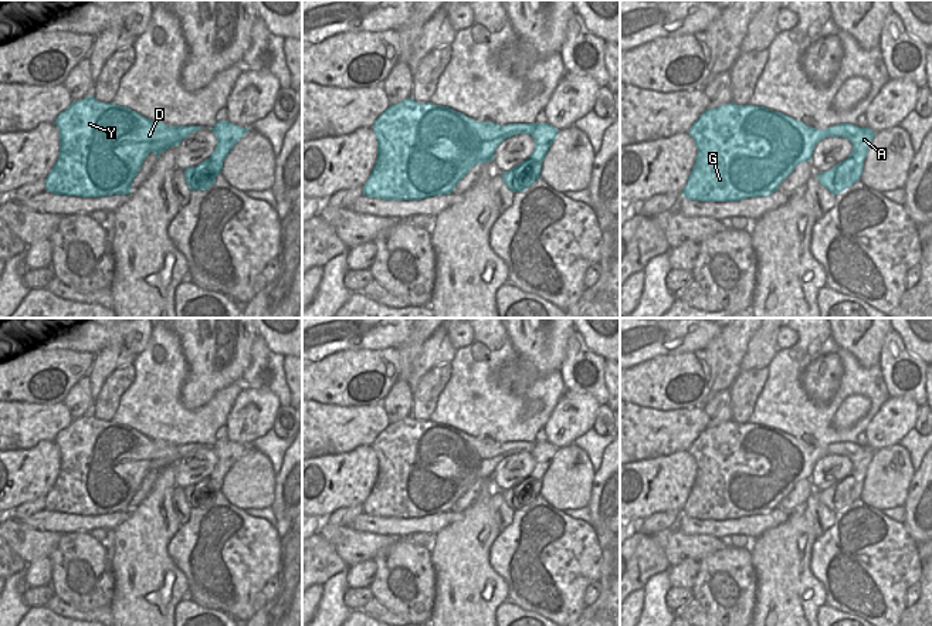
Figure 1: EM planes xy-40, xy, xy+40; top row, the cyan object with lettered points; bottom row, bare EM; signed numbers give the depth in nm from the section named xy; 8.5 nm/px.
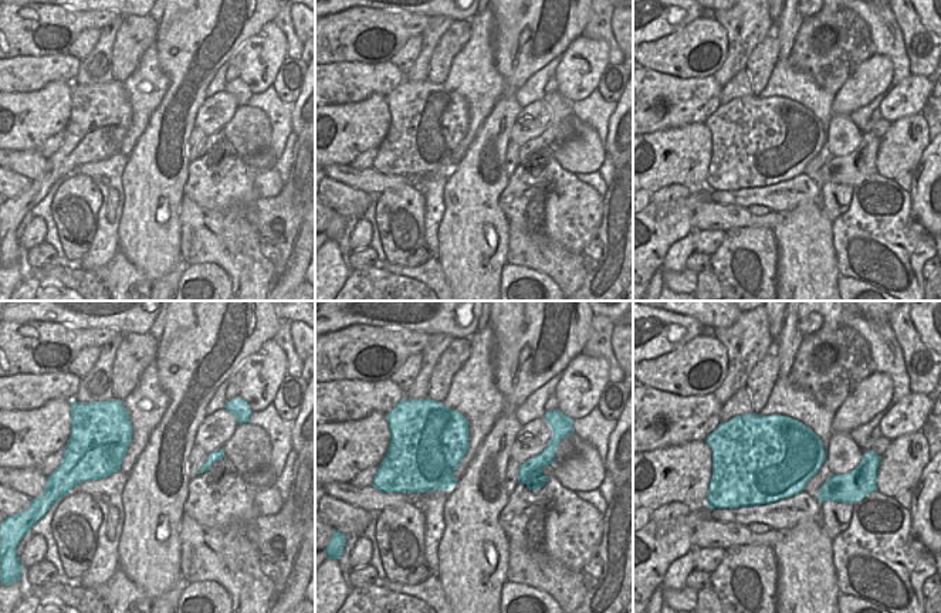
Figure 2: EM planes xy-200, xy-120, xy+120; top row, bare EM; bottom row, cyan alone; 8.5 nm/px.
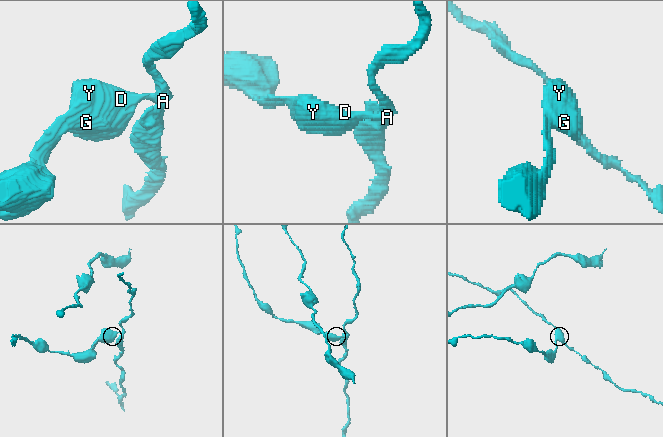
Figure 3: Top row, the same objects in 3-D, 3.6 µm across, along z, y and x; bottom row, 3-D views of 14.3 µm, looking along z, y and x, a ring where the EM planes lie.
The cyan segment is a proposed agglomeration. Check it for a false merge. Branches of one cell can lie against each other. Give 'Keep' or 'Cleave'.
Cleave.

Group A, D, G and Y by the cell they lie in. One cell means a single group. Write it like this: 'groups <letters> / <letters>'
groups A / D G Y

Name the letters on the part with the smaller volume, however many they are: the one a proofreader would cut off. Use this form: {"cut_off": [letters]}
{"cut_off": ["A"]}

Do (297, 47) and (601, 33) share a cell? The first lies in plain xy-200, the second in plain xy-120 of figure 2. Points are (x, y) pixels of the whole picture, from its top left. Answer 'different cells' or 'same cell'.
same cell

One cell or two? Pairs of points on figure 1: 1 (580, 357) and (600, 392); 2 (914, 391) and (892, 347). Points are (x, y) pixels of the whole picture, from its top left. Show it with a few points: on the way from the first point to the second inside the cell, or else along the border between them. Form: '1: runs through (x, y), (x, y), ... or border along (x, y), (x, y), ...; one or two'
1: runs through (590, 359), (599, 369), (599, 382); one
2: runs through (900, 389), (891, 379), (892, 361); one

